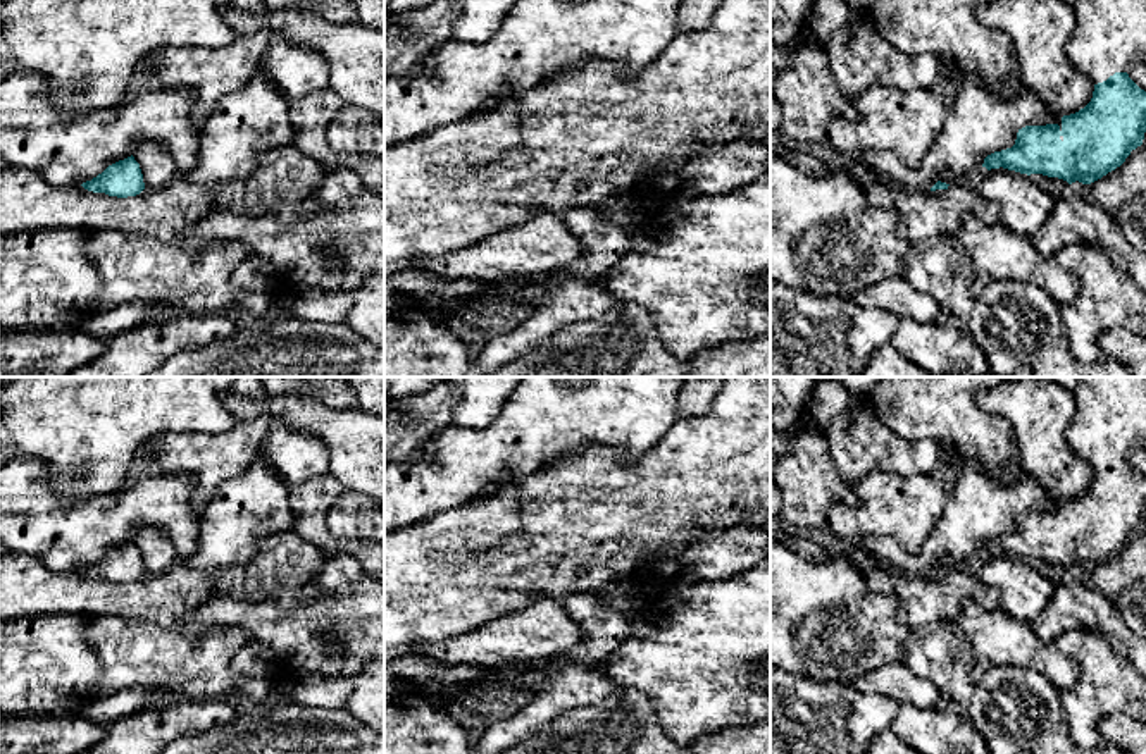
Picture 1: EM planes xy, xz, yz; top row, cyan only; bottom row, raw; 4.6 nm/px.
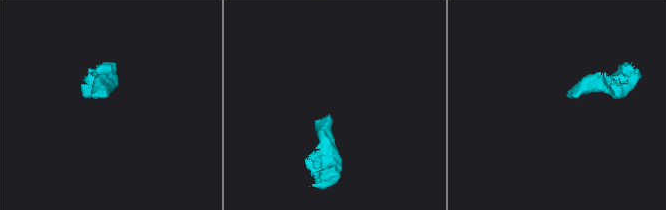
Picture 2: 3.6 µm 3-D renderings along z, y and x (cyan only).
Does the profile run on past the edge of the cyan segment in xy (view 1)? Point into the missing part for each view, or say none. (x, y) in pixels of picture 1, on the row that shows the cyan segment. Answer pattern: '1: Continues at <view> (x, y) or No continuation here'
1: No continuation here

